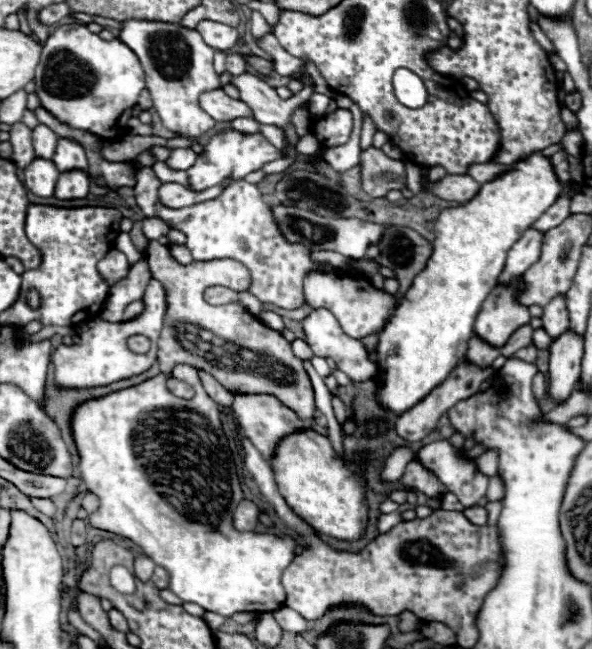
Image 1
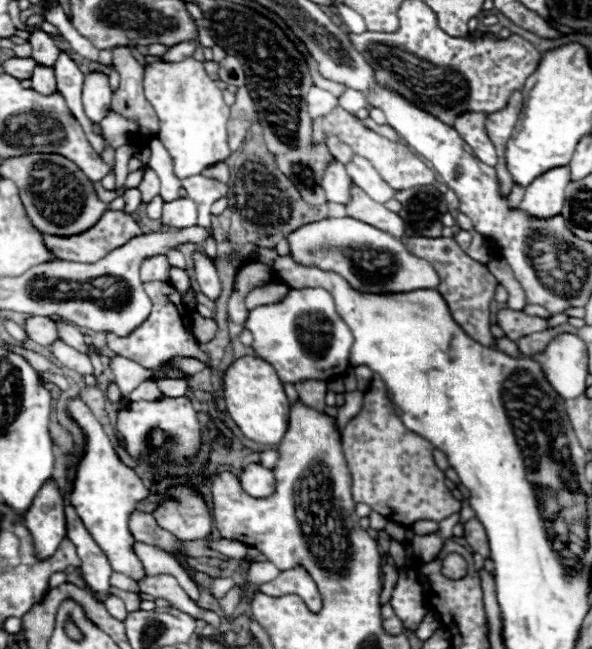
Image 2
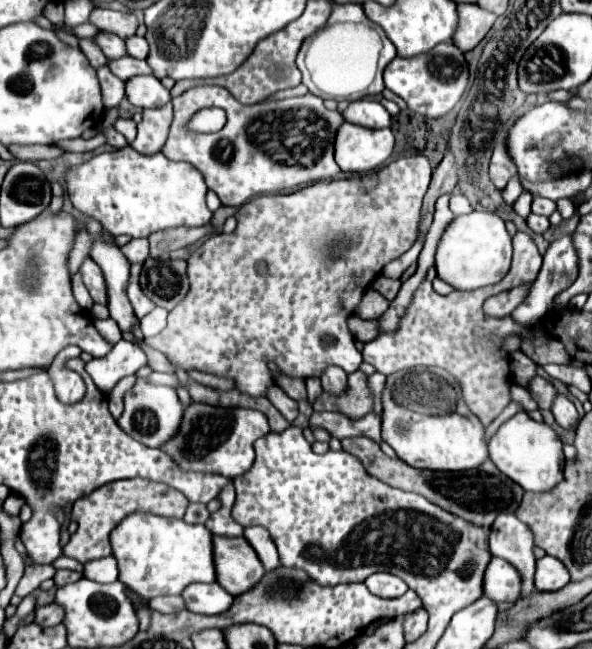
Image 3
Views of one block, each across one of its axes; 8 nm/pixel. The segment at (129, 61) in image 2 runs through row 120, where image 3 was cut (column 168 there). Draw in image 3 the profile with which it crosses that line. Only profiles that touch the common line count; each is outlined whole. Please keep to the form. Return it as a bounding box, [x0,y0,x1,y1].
[162,86,344,208]

